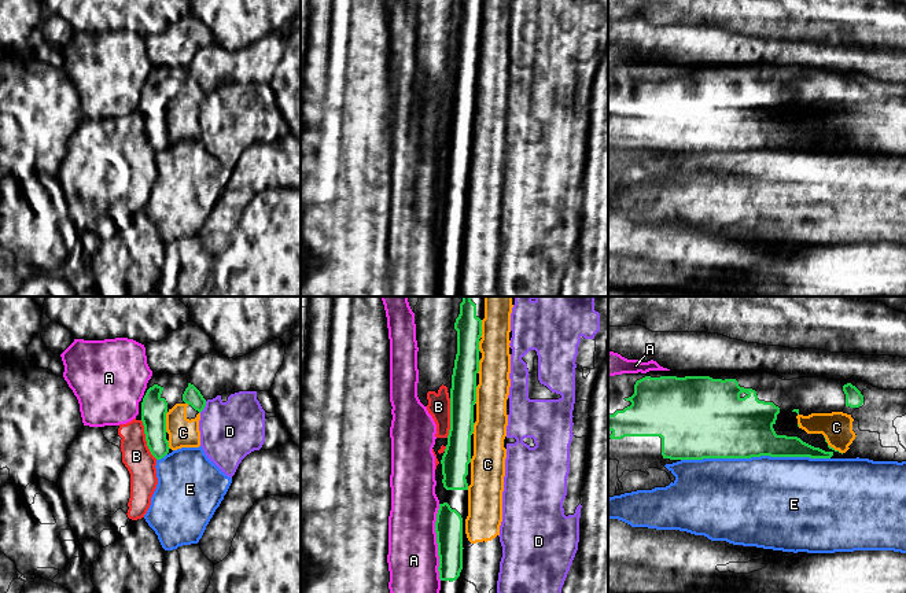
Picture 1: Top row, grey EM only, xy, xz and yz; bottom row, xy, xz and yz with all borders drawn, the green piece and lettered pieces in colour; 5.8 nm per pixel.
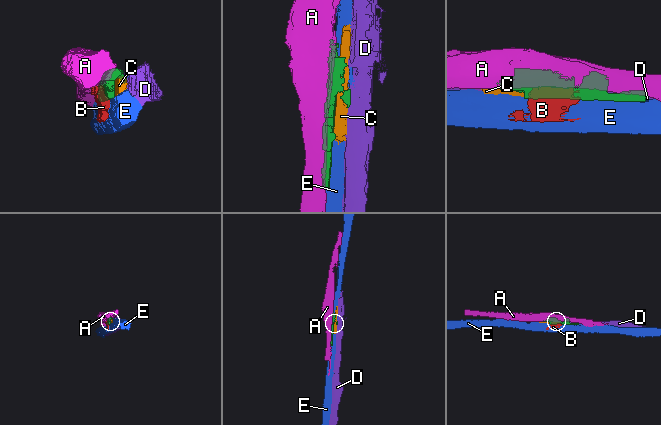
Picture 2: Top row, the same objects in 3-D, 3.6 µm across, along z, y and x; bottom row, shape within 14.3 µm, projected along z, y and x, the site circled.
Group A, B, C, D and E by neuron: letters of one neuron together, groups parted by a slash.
A / B / C / D / E

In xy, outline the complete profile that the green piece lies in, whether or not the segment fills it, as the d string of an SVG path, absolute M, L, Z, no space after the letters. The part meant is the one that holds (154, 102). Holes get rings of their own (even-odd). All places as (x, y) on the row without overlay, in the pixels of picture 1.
M152 66L144 88L139 95L139 107L136 108L136 113L143 114L146 133L151 147L156 152L161 152L181 140L199 140L199 113L205 99L206 92L188 74L187 67Z

